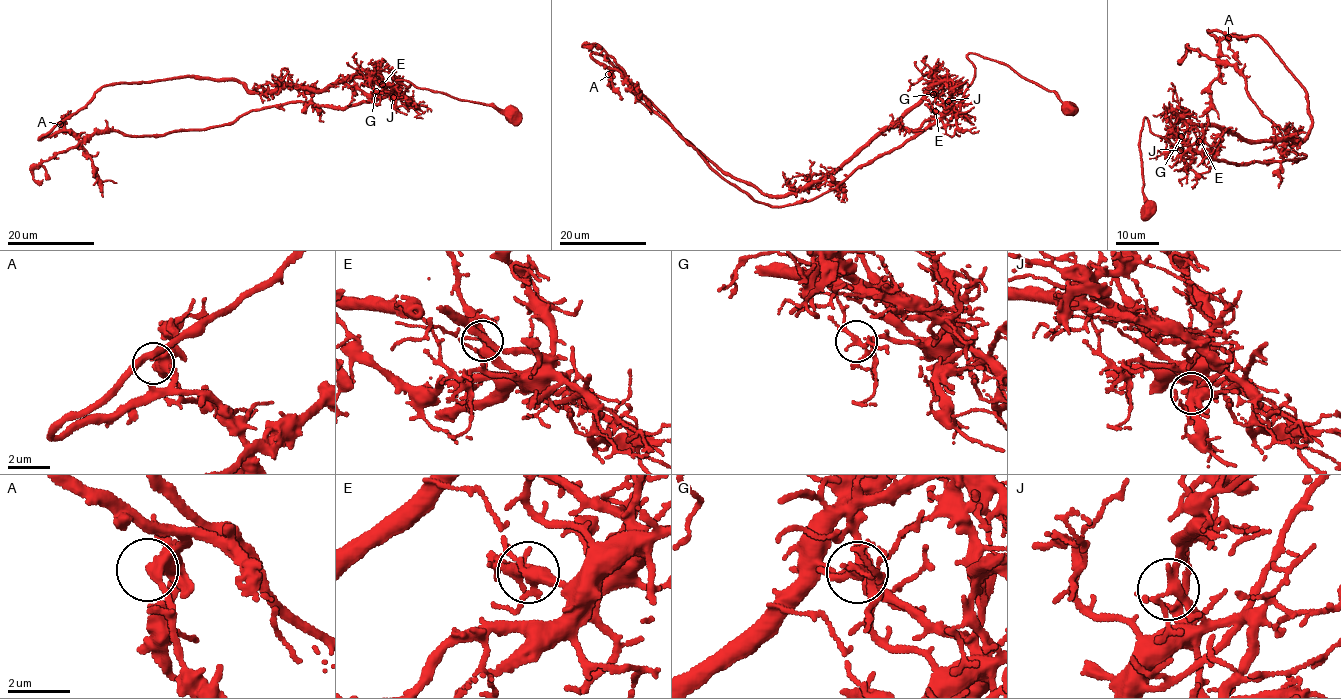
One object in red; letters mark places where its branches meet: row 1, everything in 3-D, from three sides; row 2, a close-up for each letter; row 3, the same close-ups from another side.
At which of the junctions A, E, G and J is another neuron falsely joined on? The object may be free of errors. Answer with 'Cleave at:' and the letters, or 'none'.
Cleave at: G

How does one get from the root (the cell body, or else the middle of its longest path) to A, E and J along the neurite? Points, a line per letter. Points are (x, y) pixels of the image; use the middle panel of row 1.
A: (1068, 107), (968, 54), (974, 78), (939, 119), (835, 188), (778, 207), (720, 177), (627, 78), (608, 74)
E: (1068, 107), (1055, 92), (1007, 65), (970, 53), (971, 84), (957, 104), (935, 111)
J: (1068, 107), (1055, 92), (1025, 80), (1007, 65), (970, 53), (967, 55), (974, 78), (957, 104), (948, 101)

